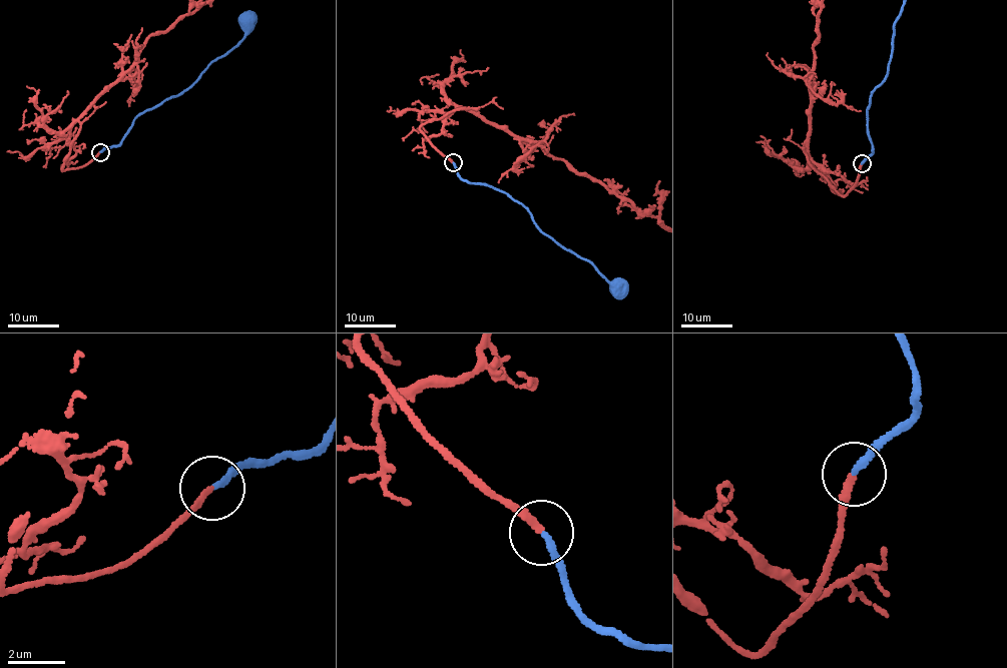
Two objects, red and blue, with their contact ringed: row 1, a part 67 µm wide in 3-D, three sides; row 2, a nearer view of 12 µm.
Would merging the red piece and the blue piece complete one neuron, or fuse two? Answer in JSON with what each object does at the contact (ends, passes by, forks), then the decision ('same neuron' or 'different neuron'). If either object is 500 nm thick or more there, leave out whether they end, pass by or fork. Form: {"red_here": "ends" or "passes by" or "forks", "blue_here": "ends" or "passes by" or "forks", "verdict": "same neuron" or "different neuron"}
{"red_here": "ends", "blue_here": "ends", "verdict": "same neuron"}

